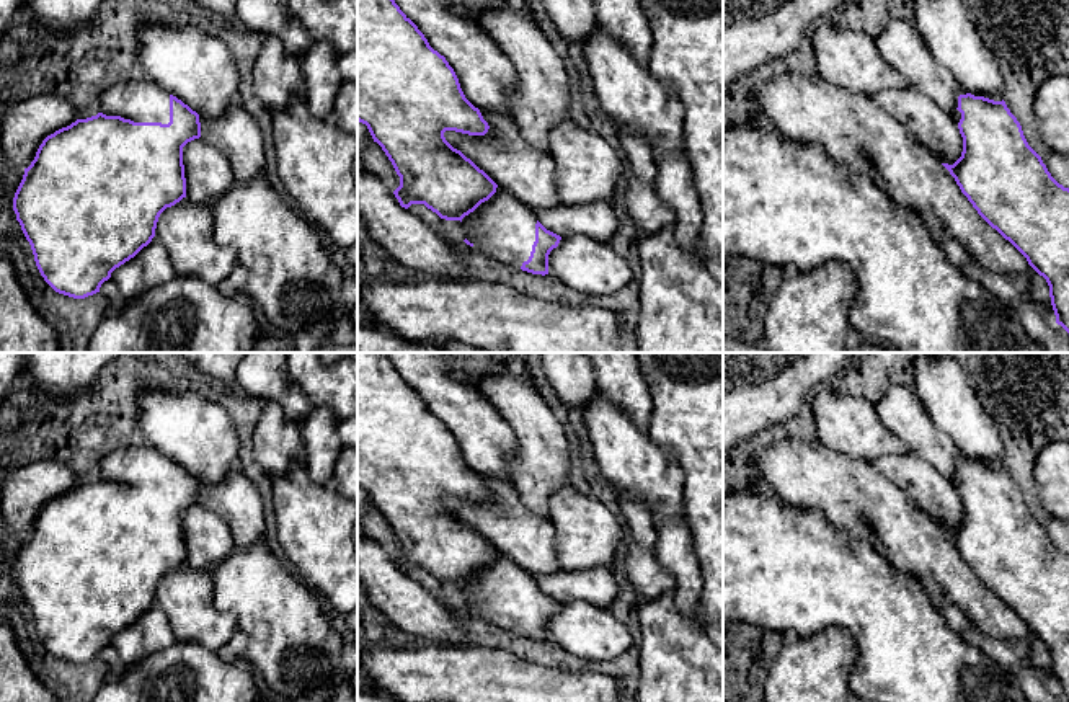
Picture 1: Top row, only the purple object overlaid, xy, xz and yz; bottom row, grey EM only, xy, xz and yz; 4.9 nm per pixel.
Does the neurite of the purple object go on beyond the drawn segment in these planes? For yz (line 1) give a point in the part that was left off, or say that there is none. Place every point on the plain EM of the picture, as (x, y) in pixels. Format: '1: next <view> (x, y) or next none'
1: next yz (957, 480)

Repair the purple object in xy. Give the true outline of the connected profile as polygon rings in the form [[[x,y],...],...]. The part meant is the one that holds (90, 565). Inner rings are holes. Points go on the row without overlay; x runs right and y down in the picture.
[[[139,439],[106,455],[96,482],[47,501],[13,563],[44,646],[73,664],[100,658],[116,633],[152,607],[160,580],[186,563],[183,513],[199,503],[199,480]]]

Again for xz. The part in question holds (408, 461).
[[[357,353],[357,487],[367,491],[374,508],[382,513],[400,542],[400,552],[393,560],[401,573],[424,570],[441,584],[460,586],[467,611],[522,637],[548,640],[548,620],[558,612],[561,602],[547,596],[530,575],[446,506],[446,496],[485,501],[490,491],[480,475],[465,464],[446,423],[429,411],[424,400],[384,353]]]

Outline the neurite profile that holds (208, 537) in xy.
[[[201,503],[183,513],[186,563],[211,573],[235,547],[228,524]]]

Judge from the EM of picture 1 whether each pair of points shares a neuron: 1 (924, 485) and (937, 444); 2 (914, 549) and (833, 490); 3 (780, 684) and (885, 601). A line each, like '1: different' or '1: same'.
1: different
2: same
3: different

